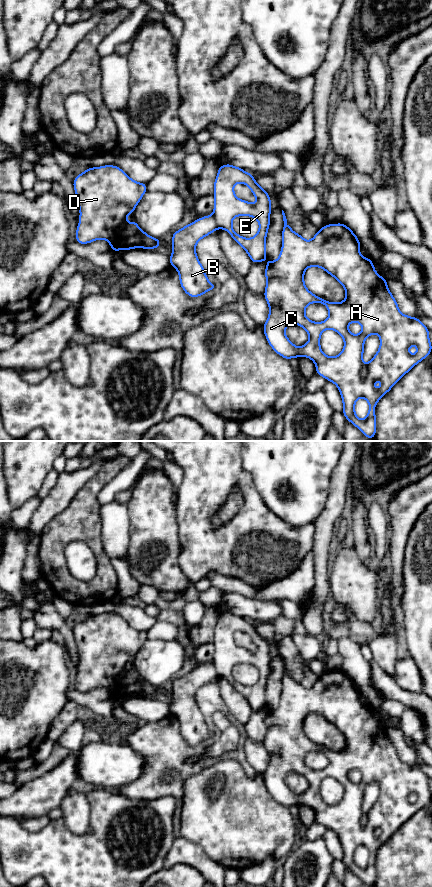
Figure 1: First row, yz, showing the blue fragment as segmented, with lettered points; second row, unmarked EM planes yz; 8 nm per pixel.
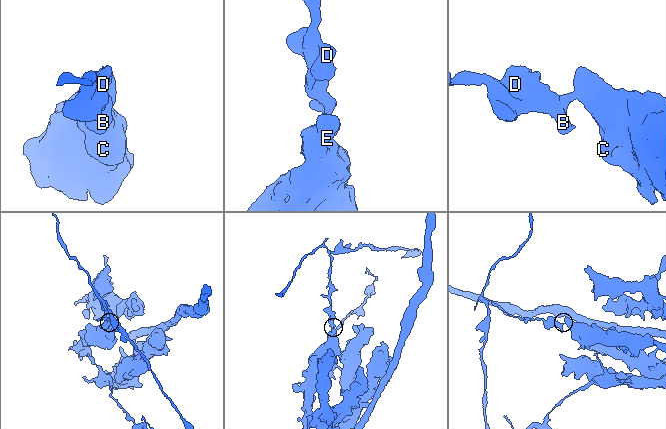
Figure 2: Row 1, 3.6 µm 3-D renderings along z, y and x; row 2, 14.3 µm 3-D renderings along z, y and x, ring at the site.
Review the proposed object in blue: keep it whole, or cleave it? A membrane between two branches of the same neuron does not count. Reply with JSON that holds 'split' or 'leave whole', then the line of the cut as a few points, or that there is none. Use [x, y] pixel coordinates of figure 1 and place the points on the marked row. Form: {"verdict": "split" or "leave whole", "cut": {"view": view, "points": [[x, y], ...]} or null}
{"verdict": "split", "cut": {"view": "yz", "points": [[212, 215], [218, 227]]}}

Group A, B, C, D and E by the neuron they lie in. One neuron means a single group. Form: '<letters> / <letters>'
A C E / B D

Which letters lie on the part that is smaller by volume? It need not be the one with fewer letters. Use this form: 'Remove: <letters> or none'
Remove: B, D

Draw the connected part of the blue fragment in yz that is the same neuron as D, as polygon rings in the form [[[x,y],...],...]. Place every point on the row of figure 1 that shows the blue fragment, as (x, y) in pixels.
[[[104,165],[85,169],[74,179],[73,187],[80,211],[77,243],[89,244],[105,239],[114,252],[134,248],[157,249],[160,246],[162,240],[145,233],[135,220],[131,223],[126,221],[147,191],[147,184],[134,181],[118,166]]]

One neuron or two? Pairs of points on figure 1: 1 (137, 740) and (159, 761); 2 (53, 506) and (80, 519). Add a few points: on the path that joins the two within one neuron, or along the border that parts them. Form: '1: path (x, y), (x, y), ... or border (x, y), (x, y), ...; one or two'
1: path (142, 744), (154, 756); one
2: border (77, 492), (72, 501), (45, 526); two

